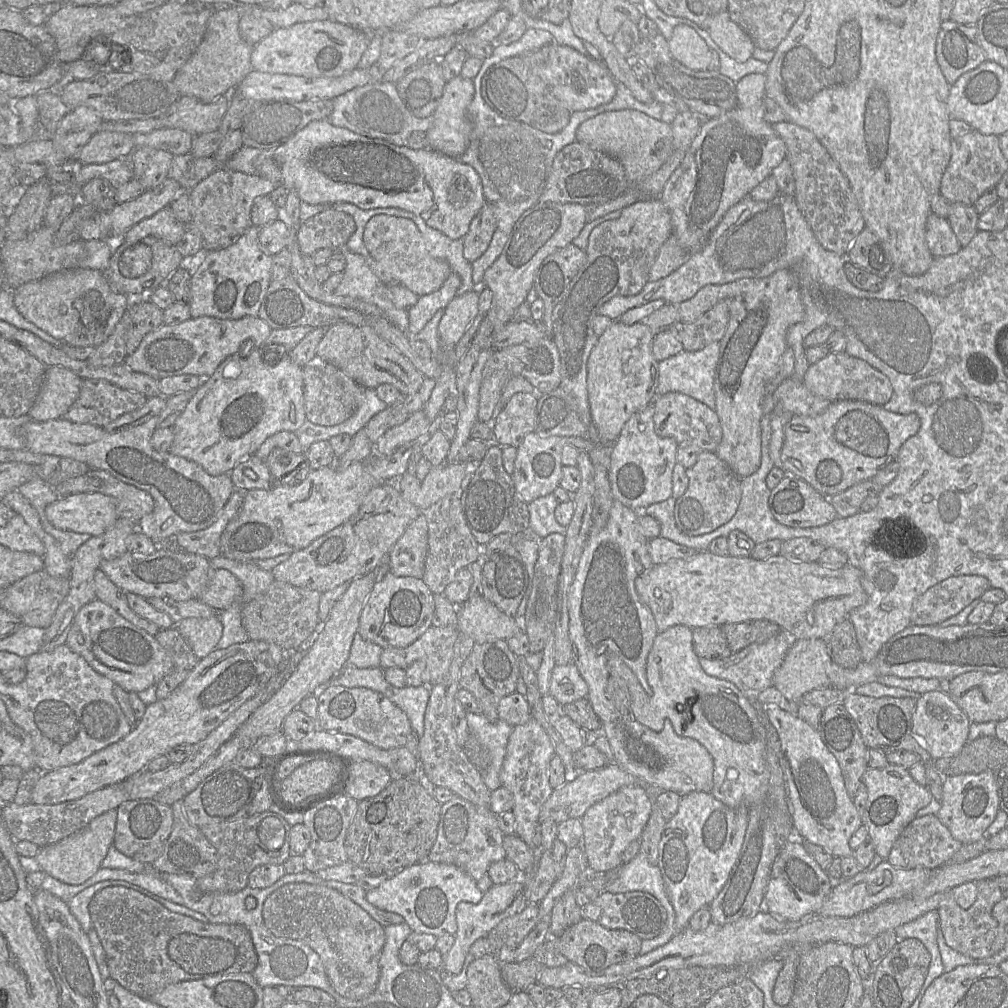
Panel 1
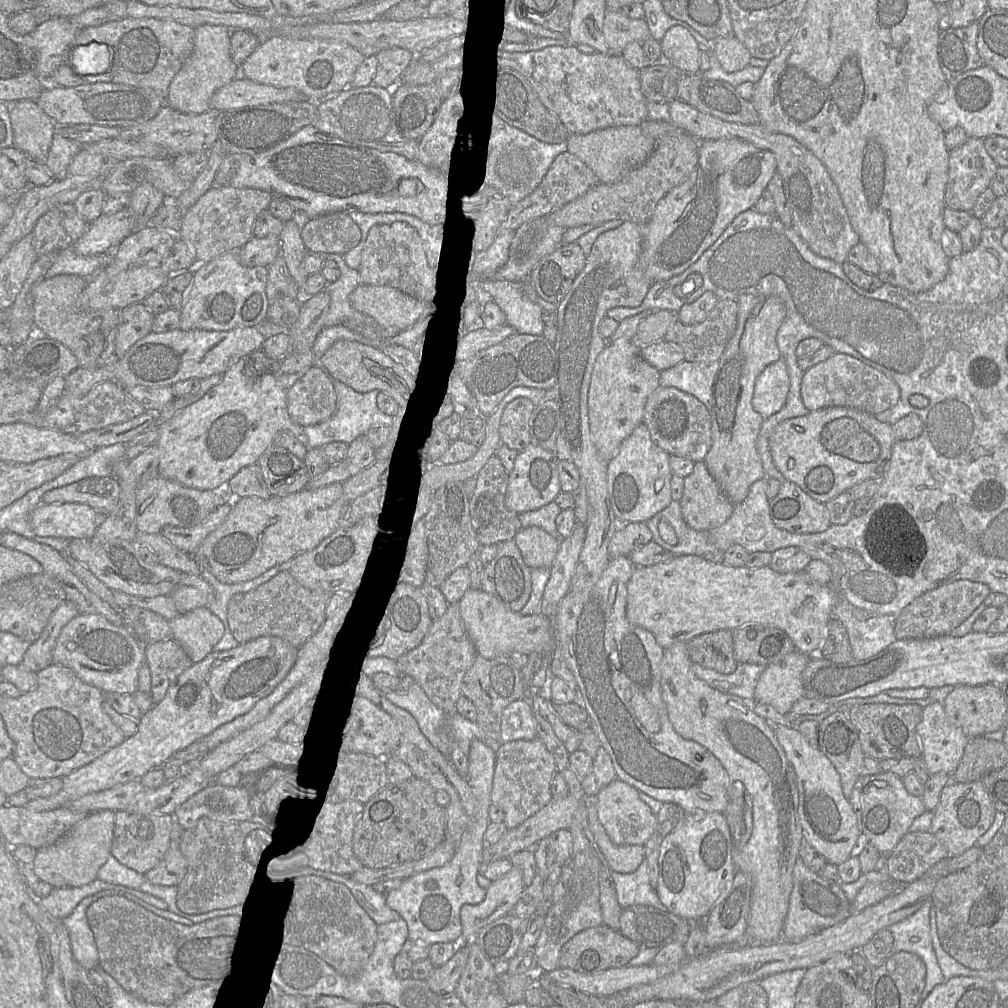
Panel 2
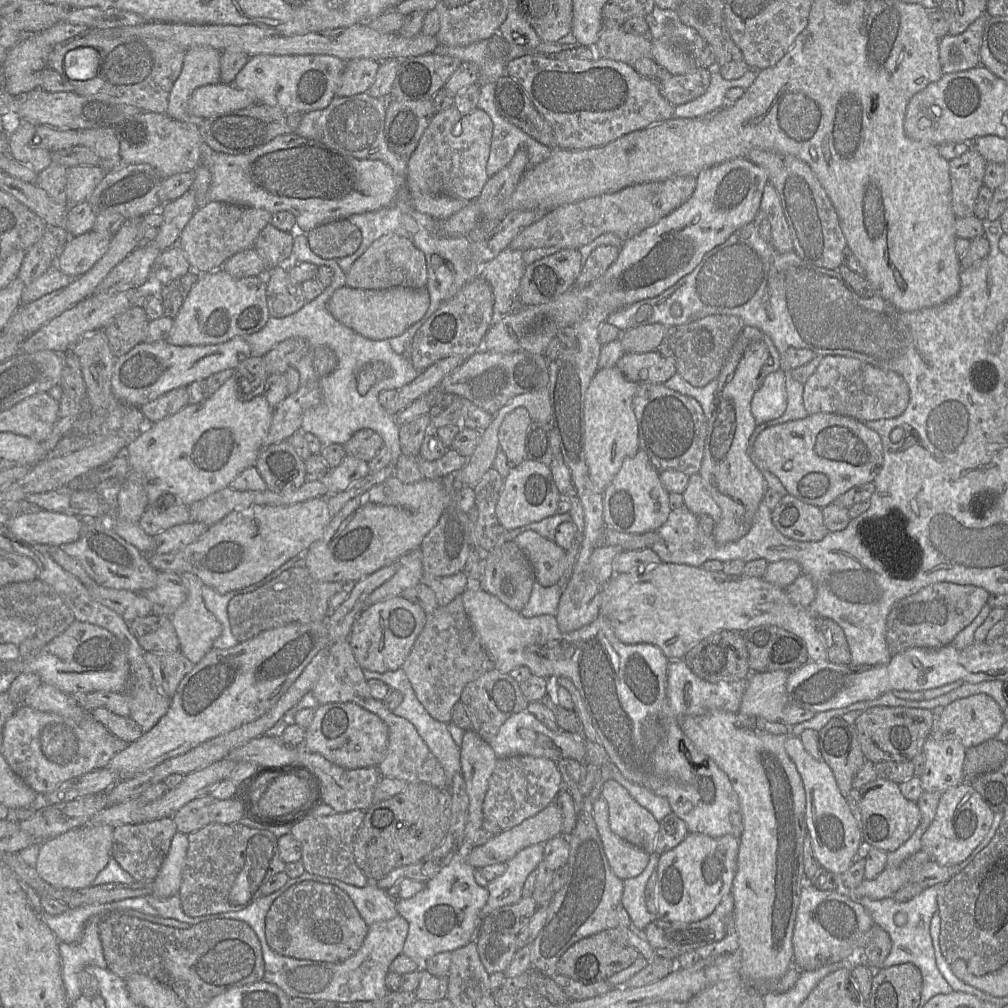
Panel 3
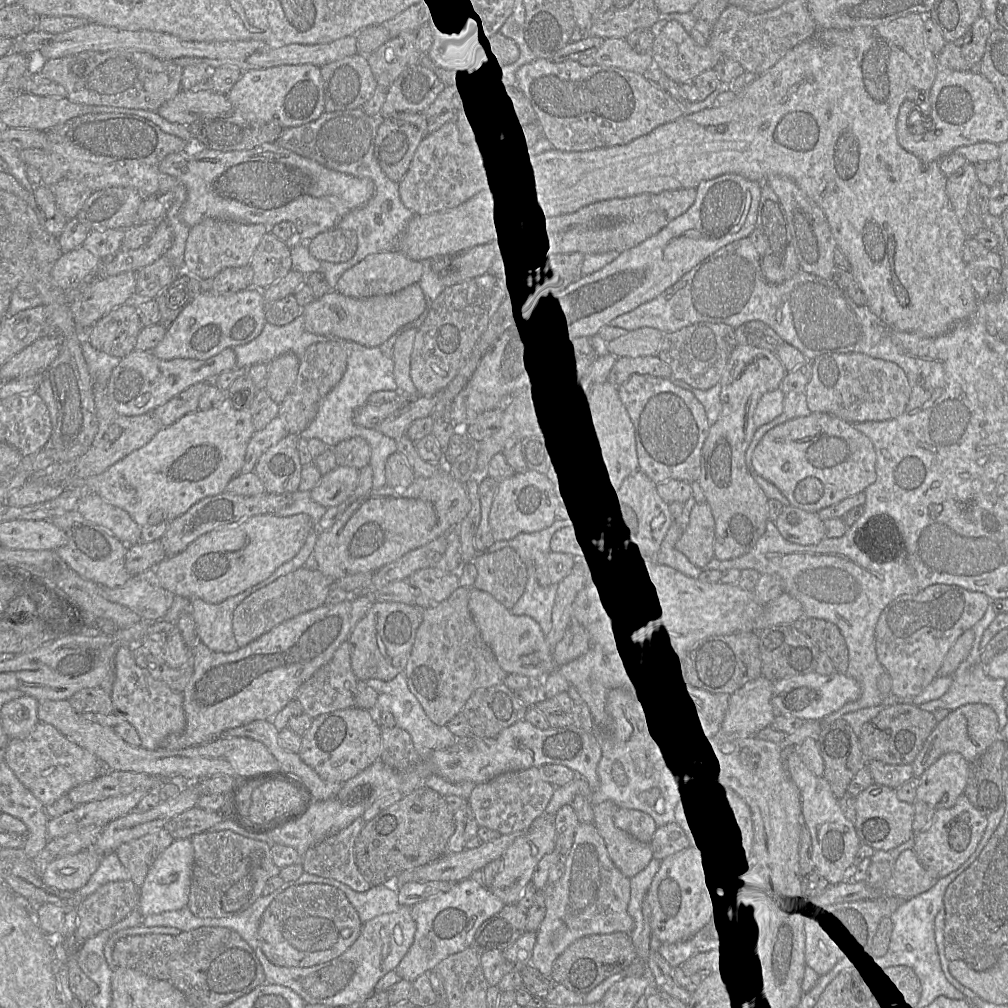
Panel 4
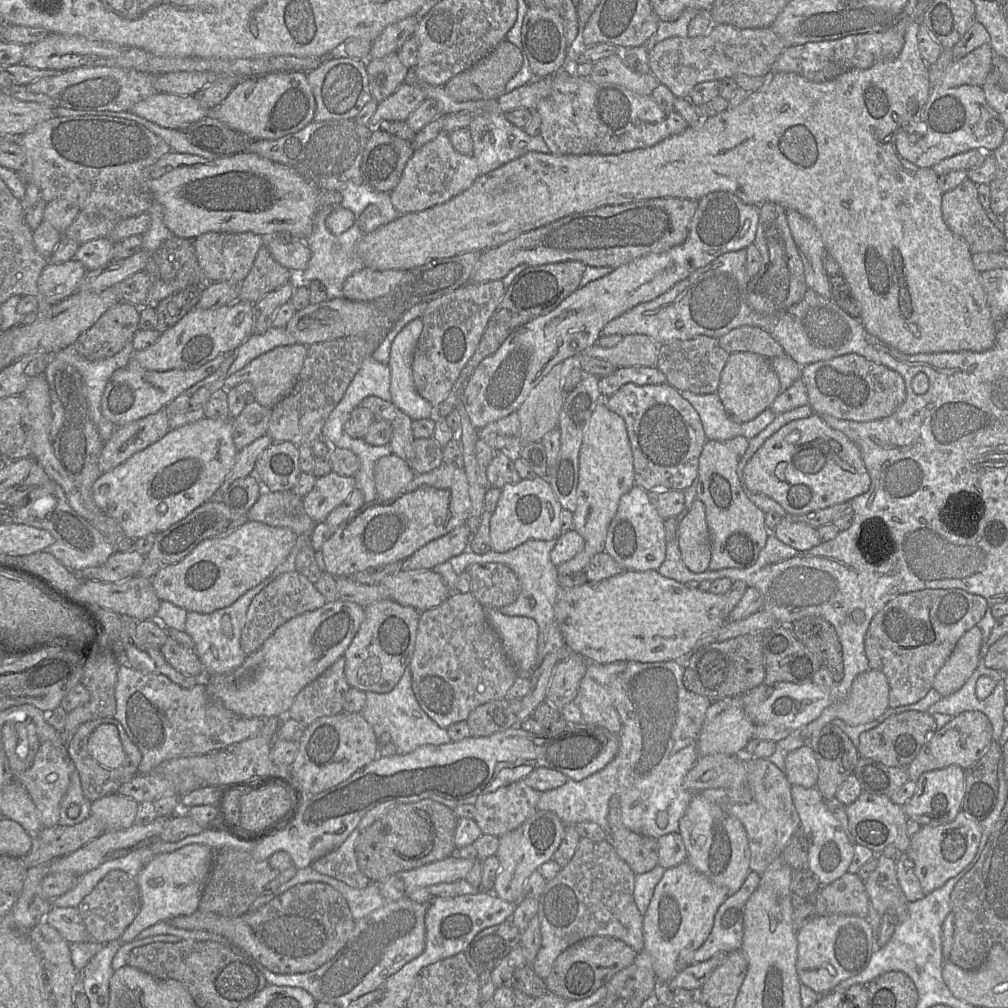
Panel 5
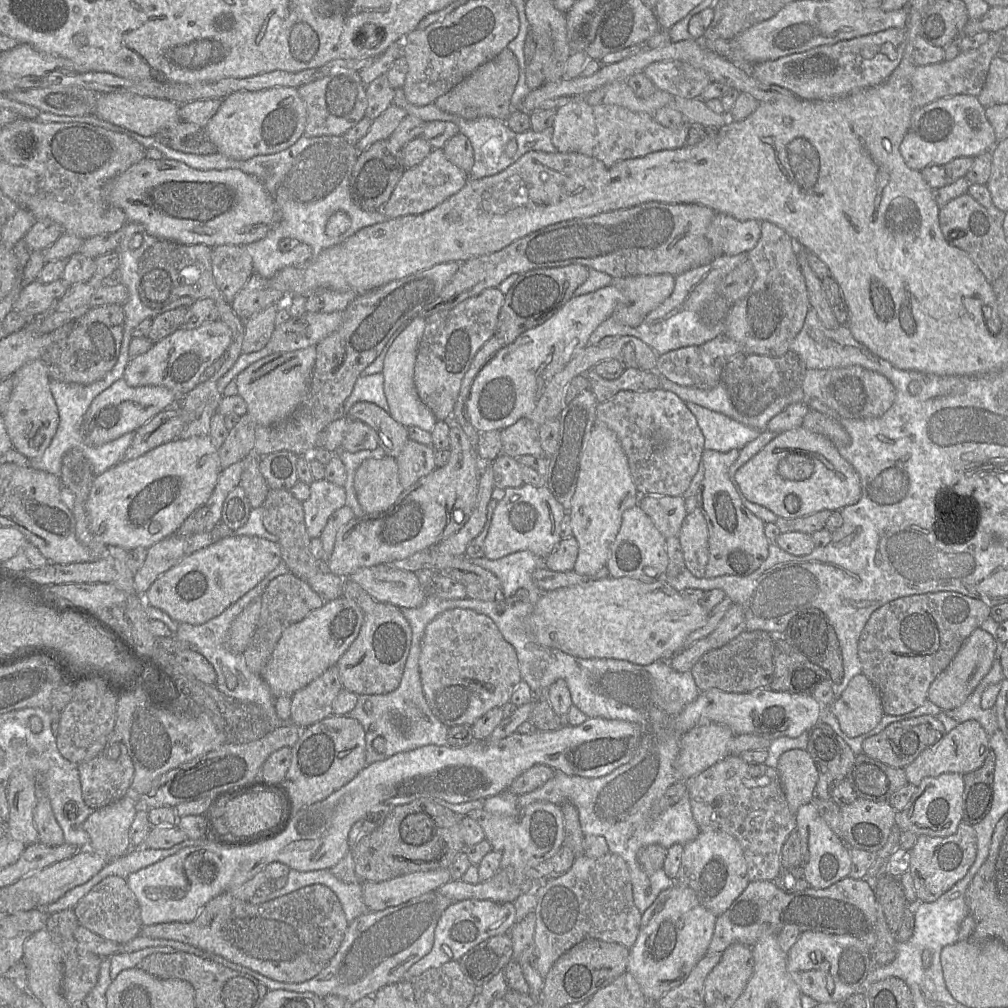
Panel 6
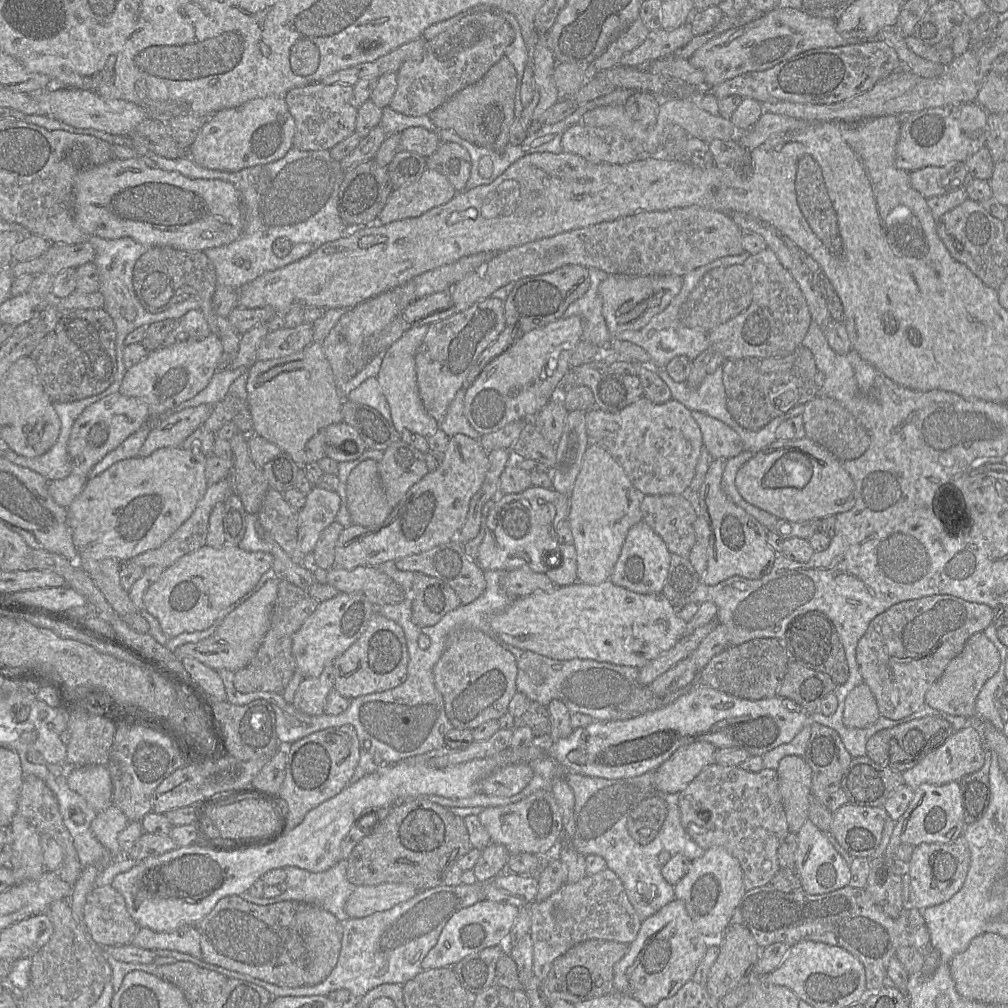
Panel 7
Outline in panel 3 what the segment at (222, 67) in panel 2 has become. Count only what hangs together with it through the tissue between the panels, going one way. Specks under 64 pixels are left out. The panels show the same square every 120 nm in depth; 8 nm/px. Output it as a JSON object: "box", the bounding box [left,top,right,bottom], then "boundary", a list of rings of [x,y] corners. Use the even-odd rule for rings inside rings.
{"box":[167,47,221,120],"boundary":[[[195,47],[185,51],[181,72],[174,82],[168,101],[167,115],[176,120],[189,120],[188,100],[193,91],[201,86],[220,83],[221,52],[210,47]]]}

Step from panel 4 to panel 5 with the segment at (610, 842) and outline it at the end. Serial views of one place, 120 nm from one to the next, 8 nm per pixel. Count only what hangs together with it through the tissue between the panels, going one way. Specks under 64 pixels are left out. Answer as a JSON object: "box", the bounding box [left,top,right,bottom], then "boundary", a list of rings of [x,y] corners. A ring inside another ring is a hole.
{"box":[607,795,658,875],"boundary":[[[617,795],[609,800],[607,820],[608,840],[635,875],[649,872],[658,865],[657,839],[636,834],[623,824],[620,799]]]}

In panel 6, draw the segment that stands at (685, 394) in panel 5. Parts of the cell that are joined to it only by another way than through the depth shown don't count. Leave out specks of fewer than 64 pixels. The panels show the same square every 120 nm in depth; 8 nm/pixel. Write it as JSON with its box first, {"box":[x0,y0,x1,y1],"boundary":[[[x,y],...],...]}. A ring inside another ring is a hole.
{"box":[685,402,762,452],"boundary":[[[685,402],[685,404],[696,417],[704,436],[704,449],[718,452],[740,450],[762,433],[695,403]]]}

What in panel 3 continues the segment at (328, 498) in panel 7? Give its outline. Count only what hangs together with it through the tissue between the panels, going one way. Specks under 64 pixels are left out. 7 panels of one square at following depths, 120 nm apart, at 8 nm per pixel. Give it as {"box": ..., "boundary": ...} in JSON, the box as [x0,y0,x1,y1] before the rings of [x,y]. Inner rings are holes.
{"box":[321,455,369,496],"boundary":[[[346,455],[338,467],[321,479],[328,488],[328,496],[345,491],[349,485],[369,474],[368,462]]]}

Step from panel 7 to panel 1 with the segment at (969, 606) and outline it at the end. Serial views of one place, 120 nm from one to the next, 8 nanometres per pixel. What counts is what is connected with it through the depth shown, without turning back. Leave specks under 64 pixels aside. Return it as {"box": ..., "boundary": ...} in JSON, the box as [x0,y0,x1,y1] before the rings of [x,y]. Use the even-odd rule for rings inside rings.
{"box":[911,576,990,625],"boundary":[[[983,576],[949,577],[930,587],[917,599],[911,613],[911,625],[939,625],[980,599],[990,588],[990,582]]]}

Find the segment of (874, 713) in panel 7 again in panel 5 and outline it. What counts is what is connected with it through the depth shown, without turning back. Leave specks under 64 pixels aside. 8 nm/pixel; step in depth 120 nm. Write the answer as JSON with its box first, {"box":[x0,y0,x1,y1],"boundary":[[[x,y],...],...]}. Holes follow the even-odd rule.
{"box":[794,669,889,743],"boundary":[[[869,669],[865,672],[860,673],[859,675],[857,675],[854,678],[848,694],[844,698],[835,699],[835,701],[833,703],[831,703],[829,706],[827,706],[826,708],[823,709],[823,711],[821,712],[821,714],[819,715],[819,717],[817,719],[815,719],[814,721],[810,722],[809,724],[803,726],[799,731],[794,731],[794,732],[799,733],[800,737],[803,738],[808,743],[809,738],[816,735],[826,724],[830,723],[834,719],[840,719],[848,725],[856,726],[856,725],[859,725],[859,724],[865,724],[865,723],[868,723],[868,722],[875,720],[876,718],[881,716],[888,707],[889,707],[889,683],[888,683],[887,677],[885,676],[884,673],[882,673],[879,670]]]}

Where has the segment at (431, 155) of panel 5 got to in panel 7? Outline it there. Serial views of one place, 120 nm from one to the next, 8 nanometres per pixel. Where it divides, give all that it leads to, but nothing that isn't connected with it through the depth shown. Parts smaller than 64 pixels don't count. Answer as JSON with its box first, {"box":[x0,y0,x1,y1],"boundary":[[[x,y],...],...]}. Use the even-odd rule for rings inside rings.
{"box":[377,168,457,224],"boundary":[[[426,168],[416,181],[393,189],[377,217],[379,224],[418,217],[450,201],[457,193],[446,176]]]}

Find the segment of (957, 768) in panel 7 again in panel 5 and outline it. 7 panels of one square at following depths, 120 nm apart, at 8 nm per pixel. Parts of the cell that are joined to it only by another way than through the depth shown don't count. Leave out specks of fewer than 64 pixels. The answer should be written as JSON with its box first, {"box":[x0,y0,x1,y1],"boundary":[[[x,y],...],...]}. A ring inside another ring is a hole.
{"box":[907,711,992,782],"boundary":[[[964,711],[953,716],[947,724],[928,737],[916,757],[907,766],[909,778],[917,782],[922,773],[953,764],[966,769],[985,754],[992,741],[992,725],[988,717],[980,711]]]}

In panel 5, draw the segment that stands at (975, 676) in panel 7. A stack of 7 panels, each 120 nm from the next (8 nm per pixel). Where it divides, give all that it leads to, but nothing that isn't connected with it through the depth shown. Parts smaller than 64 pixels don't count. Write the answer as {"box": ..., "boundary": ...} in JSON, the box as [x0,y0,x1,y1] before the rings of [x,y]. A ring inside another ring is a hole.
{"box":[932,626,982,697],"boundary":[[[977,626],[966,631],[934,677],[932,688],[942,697],[959,690],[978,666],[981,645],[982,633]]]}

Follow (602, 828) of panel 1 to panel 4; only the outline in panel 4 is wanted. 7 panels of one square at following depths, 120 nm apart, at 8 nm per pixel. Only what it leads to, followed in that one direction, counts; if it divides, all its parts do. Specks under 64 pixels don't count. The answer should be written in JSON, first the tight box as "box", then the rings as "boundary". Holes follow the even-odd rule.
{"box":[614,807,658,843],"boundary":[[[618,807],[614,814],[616,827],[643,843],[649,843],[658,829],[654,819],[645,812]]]}

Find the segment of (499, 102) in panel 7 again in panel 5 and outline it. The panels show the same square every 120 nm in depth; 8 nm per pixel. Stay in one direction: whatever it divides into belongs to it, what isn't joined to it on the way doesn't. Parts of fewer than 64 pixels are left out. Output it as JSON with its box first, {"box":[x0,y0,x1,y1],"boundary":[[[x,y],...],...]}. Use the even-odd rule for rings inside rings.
{"box":[444,39,523,101],"boundary":[[[507,39],[486,57],[468,70],[451,78],[444,86],[446,93],[455,101],[498,99],[505,92],[505,86],[521,69],[523,57],[521,51]]]}

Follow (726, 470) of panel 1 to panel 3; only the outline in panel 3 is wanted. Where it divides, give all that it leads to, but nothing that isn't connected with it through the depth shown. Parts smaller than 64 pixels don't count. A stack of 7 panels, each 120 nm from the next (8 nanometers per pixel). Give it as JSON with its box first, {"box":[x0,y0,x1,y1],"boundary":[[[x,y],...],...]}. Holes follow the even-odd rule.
{"box":[683,473,721,522],"boundary":[[[699,473],[689,476],[687,487],[683,493],[684,505],[696,516],[708,515],[715,522],[720,519],[721,509],[704,486]]]}

